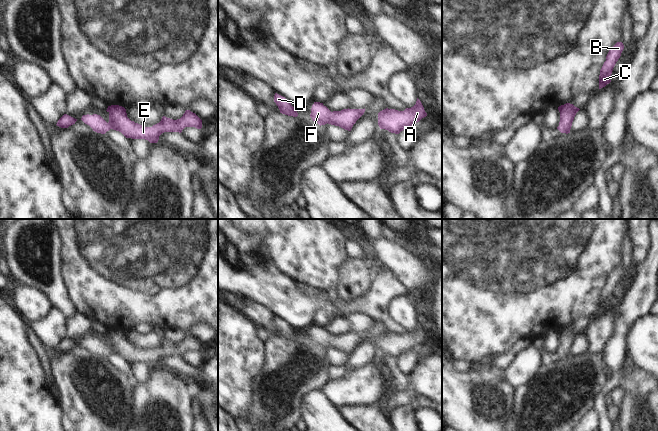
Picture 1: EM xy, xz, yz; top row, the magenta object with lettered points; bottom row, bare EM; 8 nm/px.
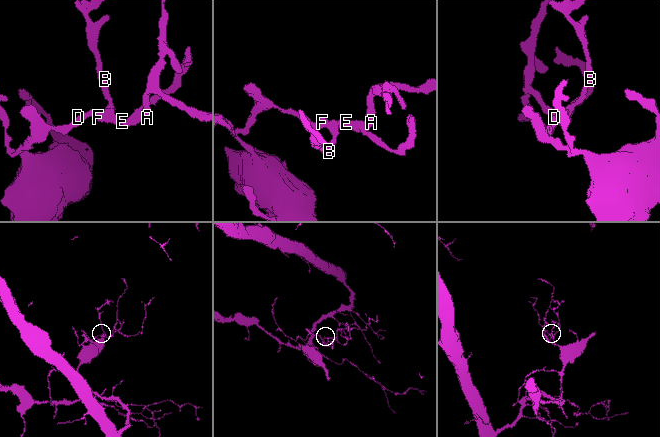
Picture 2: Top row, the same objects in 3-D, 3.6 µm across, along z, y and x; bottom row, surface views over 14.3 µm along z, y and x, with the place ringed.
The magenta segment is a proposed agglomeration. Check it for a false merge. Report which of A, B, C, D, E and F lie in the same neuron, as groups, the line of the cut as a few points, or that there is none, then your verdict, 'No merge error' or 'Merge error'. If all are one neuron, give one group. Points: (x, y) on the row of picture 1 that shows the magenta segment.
Groups: A B C D E F. No split. No merge error

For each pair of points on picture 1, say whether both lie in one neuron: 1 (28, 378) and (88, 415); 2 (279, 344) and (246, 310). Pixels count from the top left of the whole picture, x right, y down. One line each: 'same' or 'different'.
1: different
2: different

